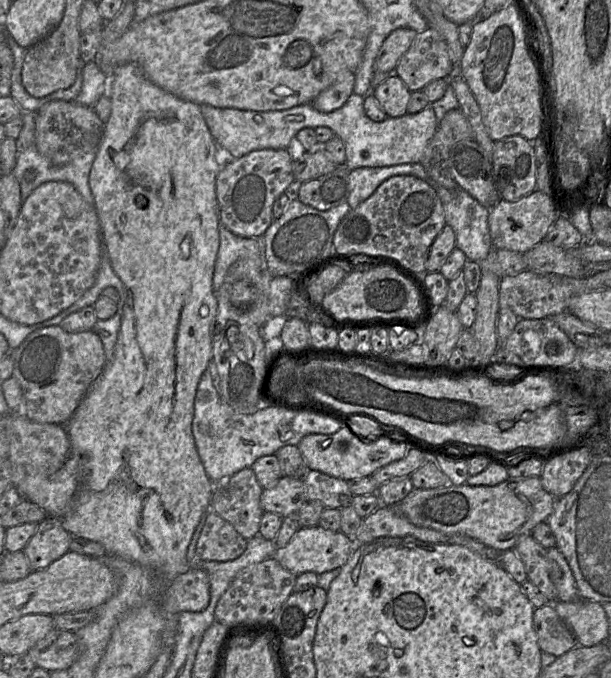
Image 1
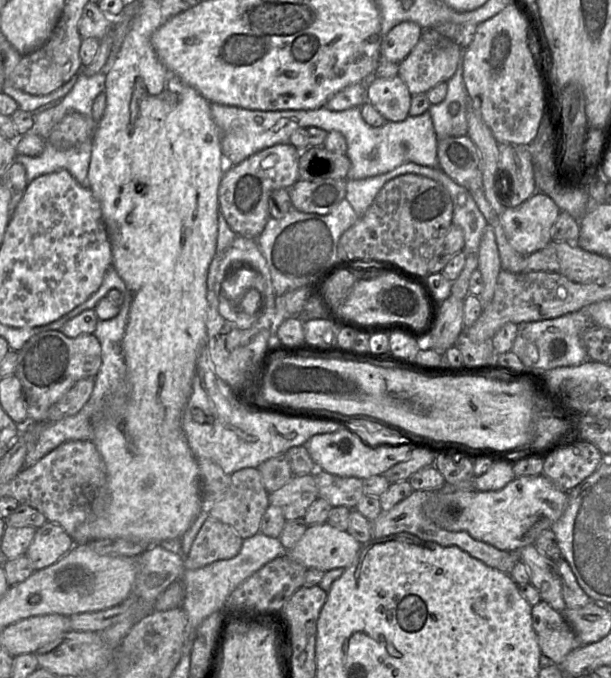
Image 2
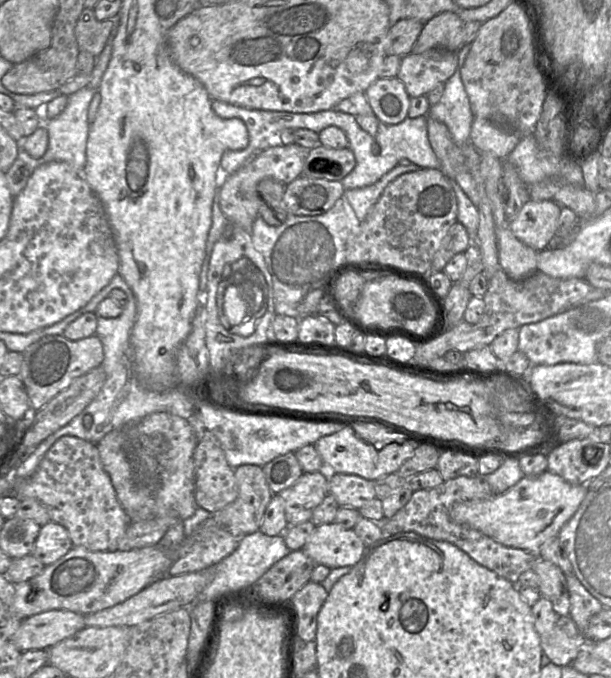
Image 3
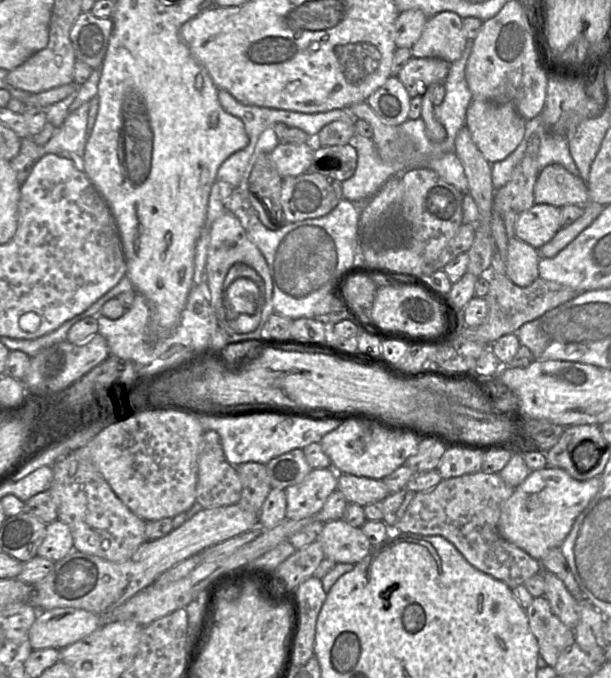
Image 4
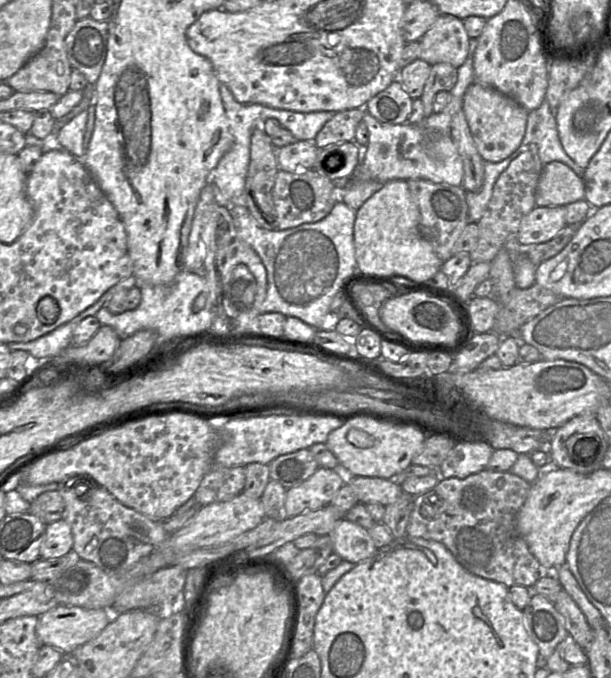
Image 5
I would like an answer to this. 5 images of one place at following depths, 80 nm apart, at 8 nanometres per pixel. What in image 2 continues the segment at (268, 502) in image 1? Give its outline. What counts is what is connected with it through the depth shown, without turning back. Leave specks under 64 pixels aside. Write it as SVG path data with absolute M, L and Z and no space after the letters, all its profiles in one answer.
M313 474L293 476L280 489L269 493L269 504L281 509L286 520L303 518L308 507L318 498Z

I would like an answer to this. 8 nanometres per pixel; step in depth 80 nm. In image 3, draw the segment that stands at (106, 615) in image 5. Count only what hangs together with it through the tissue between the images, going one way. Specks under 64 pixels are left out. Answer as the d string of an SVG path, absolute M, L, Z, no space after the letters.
M50 610L22 620L13 636L21 652L47 650L86 627L85 615L69 610Z

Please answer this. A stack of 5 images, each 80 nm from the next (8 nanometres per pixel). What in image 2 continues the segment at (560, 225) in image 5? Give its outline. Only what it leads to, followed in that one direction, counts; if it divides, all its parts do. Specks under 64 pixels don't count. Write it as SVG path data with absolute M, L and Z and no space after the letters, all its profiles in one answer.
M536 191L529 199L499 214L506 237L523 255L545 248L551 241L552 227L561 209L547 194Z

